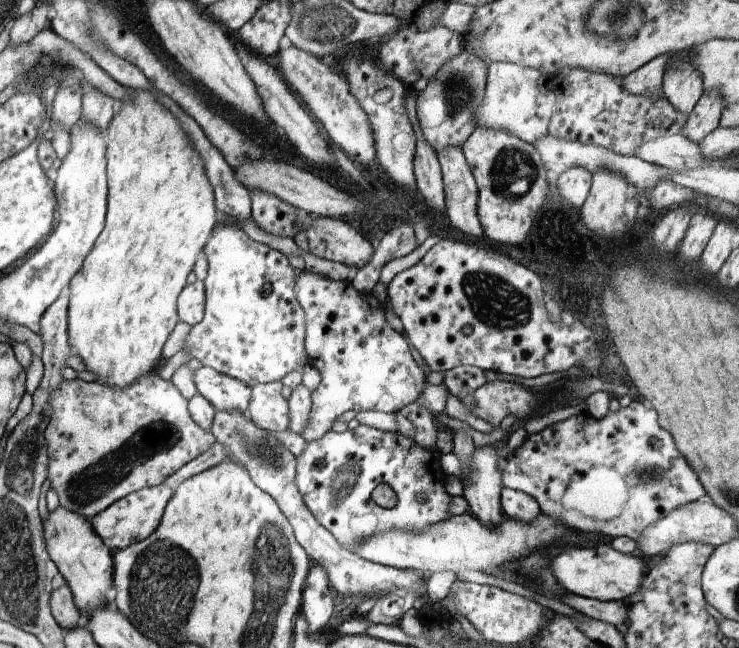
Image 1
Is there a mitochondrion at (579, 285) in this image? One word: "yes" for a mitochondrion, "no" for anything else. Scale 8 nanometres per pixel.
no

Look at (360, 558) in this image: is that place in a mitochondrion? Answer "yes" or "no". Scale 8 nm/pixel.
no

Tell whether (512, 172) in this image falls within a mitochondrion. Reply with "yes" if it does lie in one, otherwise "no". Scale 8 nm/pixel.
yes

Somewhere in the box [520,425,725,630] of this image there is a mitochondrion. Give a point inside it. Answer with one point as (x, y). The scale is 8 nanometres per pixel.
(646, 474)

